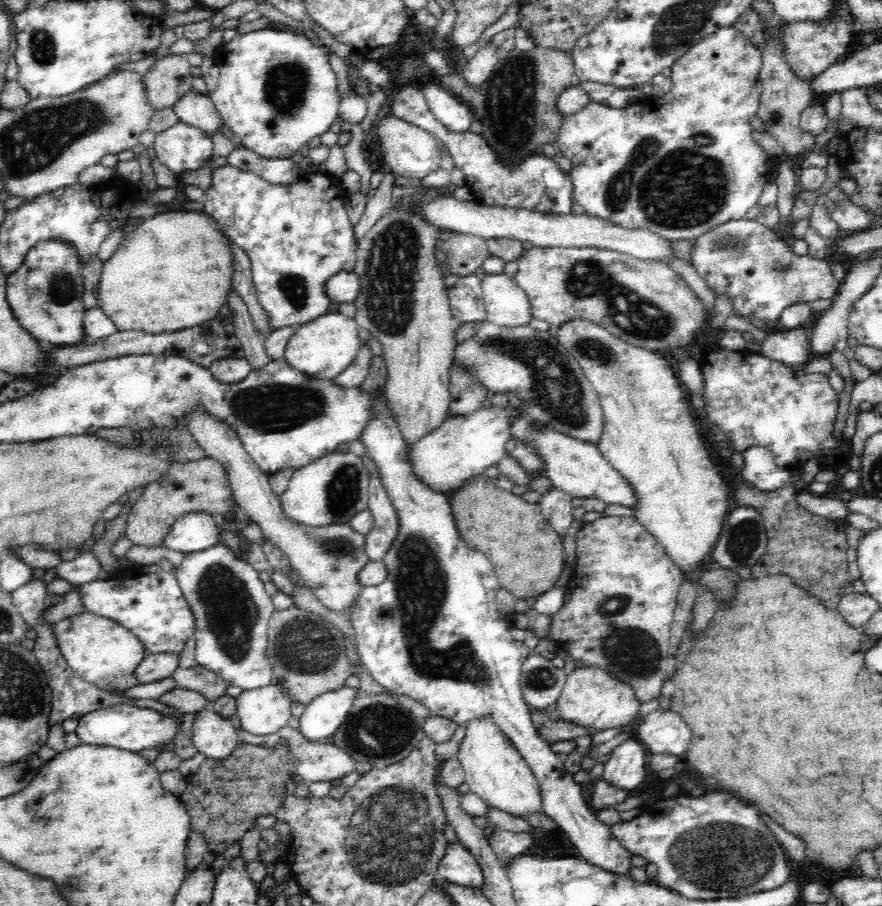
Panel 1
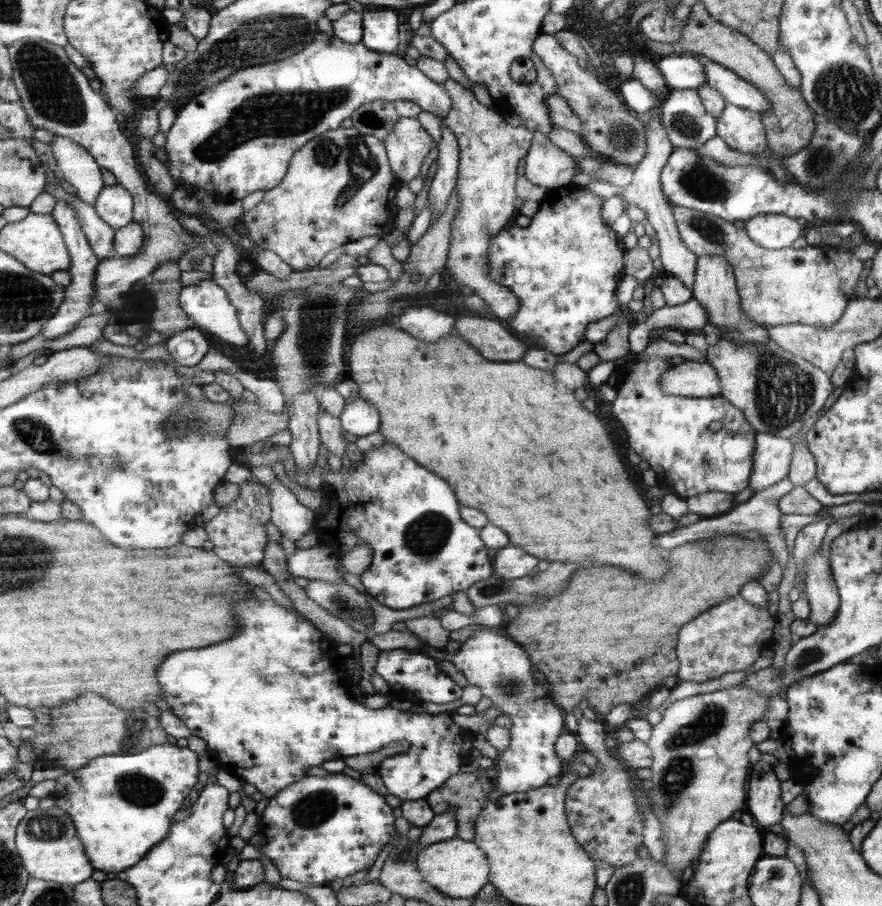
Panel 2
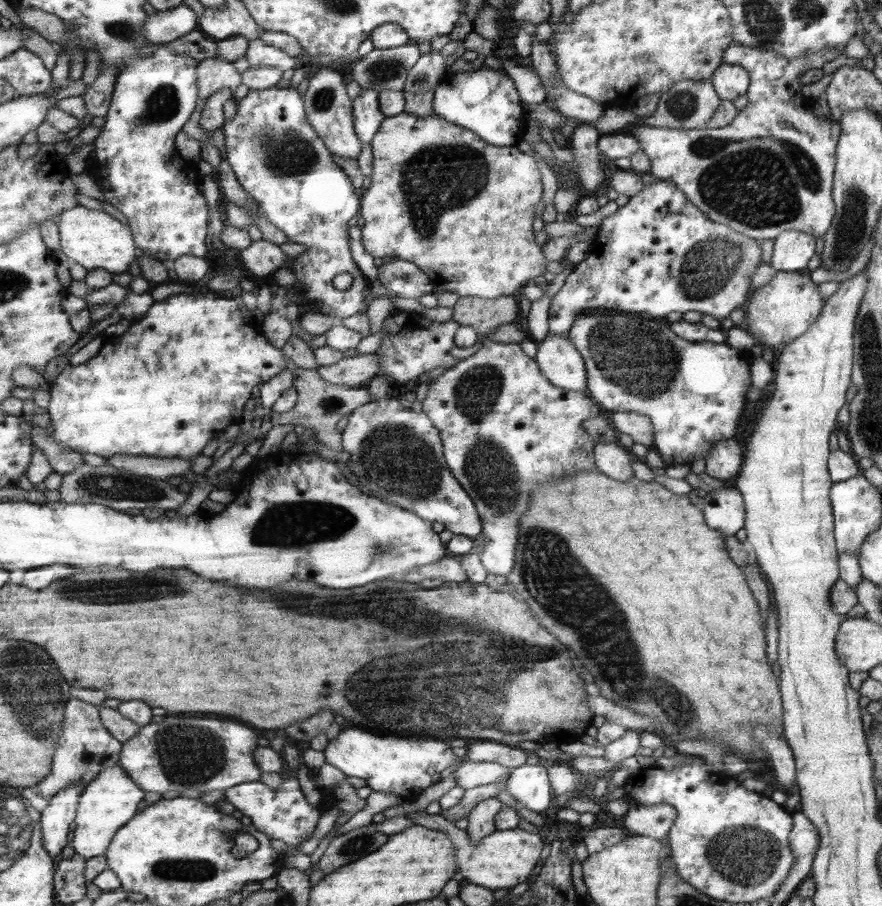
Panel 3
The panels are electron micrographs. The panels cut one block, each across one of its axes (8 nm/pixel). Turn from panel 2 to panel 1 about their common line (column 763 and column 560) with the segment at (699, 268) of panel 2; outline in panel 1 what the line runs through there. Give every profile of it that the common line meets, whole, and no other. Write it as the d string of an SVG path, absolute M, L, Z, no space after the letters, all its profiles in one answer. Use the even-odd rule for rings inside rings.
M572 319L561 324L555 331L560 344L580 363L588 381L598 393L600 404L604 411L604 426L602 428L602 438L600 438L600 443L596 444L596 446L603 453L604 457L610 460L616 471L626 477L630 481L630 484L632 484L632 489L636 492L636 505L632 508L634 510L634 518L644 525L646 531L656 537L656 540L670 555L672 562L678 569L682 570L683 575L685 572L692 572L692 570L698 570L698 568L701 569L701 566L710 559L710 554L720 536L725 518L730 510L732 510L732 507L730 507L732 500L728 496L728 493L731 492L731 487L726 482L726 478L722 476L722 472L717 471L718 465L716 465L712 454L710 454L710 450L708 450L708 444L704 442L702 434L698 431L696 420L690 414L688 391L682 386L680 380L676 378L678 374L675 374L674 370L672 370L672 362L668 358L664 358L662 354L656 354L657 351L649 351L648 349L638 348L636 345L624 342L620 337L612 335L611 332L606 331L602 325L596 324L594 321Z

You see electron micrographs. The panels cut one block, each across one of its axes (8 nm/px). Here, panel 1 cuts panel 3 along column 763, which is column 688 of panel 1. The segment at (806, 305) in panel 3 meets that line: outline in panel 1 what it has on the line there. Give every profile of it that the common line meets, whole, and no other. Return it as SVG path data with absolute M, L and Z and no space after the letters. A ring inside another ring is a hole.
M533 247L527 250L522 258L518 260L511 270L511 277L520 288L526 291L528 299L530 299L530 313L532 317L545 320L552 327L558 328L561 324L572 319L586 319L587 321L594 321L594 323L602 325L606 331L611 332L612 335L620 337L624 342L636 345L638 348L645 348L649 351L662 350L662 348L682 348L686 344L690 344L694 340L694 336L702 330L702 326L707 324L709 313L706 307L702 305L700 299L690 286L678 275L672 267L668 267L664 261L649 261L640 259L630 255L630 253L615 252L615 250L608 250L602 248L540 248Z

